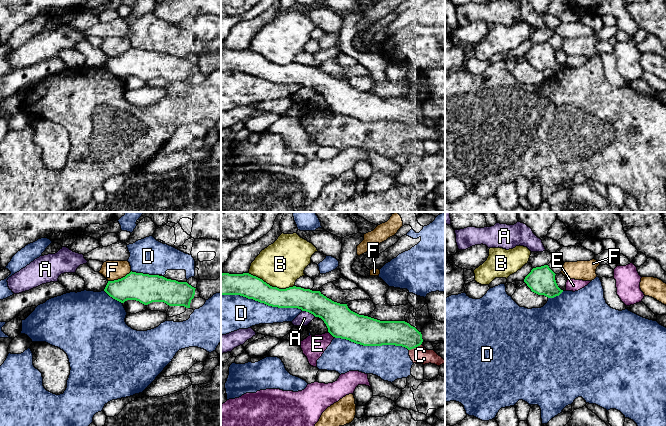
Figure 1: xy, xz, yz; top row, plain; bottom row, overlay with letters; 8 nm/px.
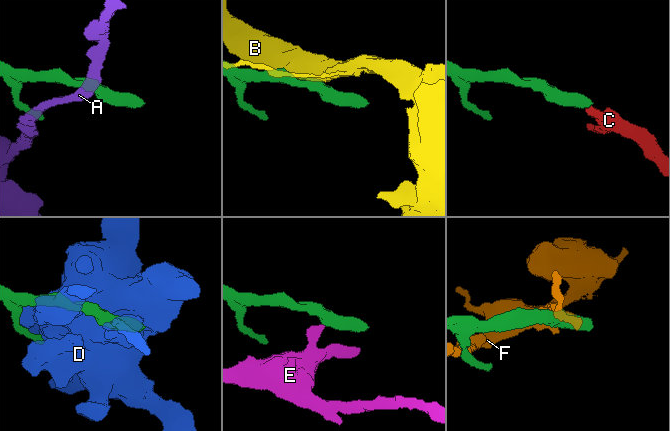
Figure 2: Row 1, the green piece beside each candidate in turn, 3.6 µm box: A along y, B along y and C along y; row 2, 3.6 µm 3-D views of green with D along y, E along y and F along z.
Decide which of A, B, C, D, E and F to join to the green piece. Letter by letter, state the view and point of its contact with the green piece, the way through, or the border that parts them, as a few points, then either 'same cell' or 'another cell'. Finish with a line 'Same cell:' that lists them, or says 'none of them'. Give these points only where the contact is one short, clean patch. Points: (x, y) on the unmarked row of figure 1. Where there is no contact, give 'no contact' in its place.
A: meets green in xz at (309, 88); border along xz (302, 86), (308, 87), (315, 92); another cell
B: meets green in xz at (271, 62); another cell
C: meets green in xz at (414, 123); same cell
D: meets green in xz at (262, 78); another cell
E: meets green in xz at (330, 109); border along xz (328, 107), (333, 113); another cell
F: meets green in xy at (119, 55); another cell
Same cell: C

